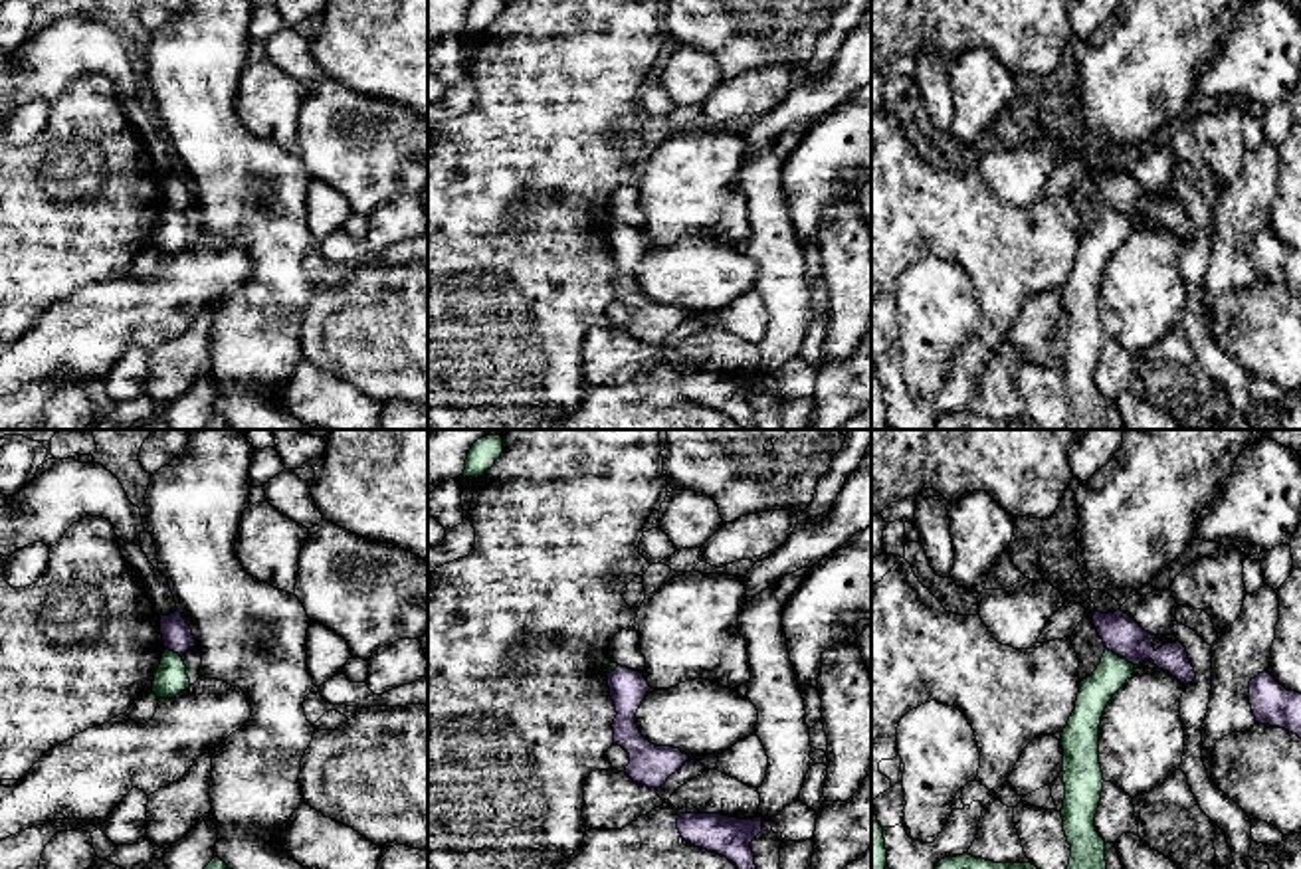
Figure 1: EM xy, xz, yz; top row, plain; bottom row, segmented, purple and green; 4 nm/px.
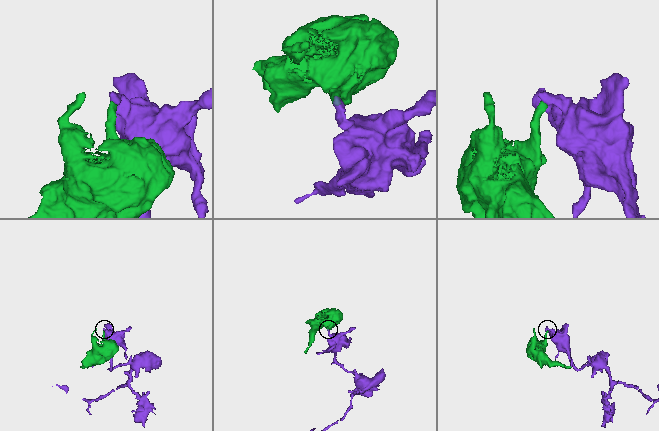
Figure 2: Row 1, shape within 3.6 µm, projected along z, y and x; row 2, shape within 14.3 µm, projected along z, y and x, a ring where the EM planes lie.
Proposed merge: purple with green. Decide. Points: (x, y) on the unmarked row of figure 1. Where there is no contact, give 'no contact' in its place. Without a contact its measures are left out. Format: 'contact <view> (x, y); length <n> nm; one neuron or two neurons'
contact yz (1121, 212); length 130 nm; two neurons

